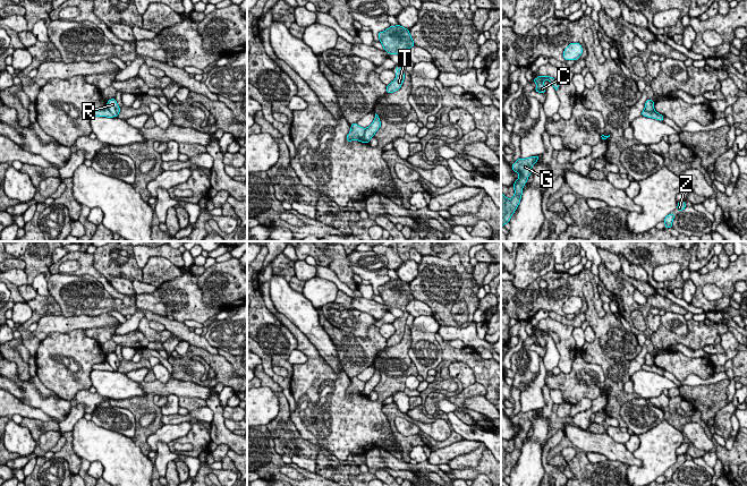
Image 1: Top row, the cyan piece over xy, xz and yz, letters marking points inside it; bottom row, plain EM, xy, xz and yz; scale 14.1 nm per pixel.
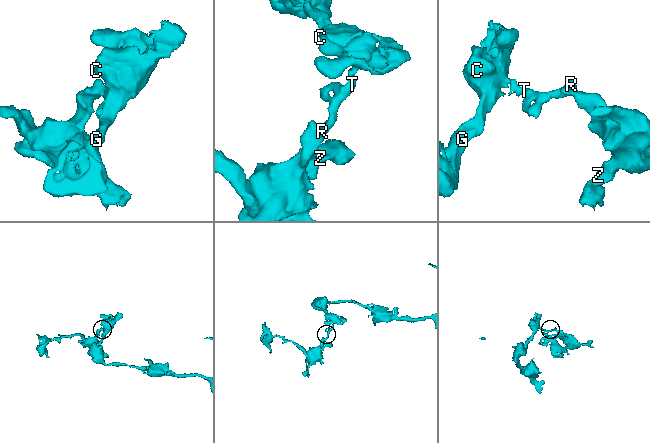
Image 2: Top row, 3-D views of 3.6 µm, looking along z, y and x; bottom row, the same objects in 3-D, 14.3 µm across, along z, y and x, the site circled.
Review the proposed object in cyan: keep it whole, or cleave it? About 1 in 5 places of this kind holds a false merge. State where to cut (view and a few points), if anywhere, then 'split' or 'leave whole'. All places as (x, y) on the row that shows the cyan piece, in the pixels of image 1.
cut xz (364, 129), (364, 138), (367, 142); split

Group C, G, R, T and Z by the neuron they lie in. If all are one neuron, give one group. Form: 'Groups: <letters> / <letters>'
Groups: C G R T / Z

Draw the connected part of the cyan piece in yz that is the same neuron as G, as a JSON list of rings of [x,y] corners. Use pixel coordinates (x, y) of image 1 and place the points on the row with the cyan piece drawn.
[[[538,155],[527,159],[520,157],[511,165],[512,171],[519,173],[519,178],[513,184],[515,195],[511,199],[501,193],[501,227],[510,222],[511,215],[517,210],[521,199],[523,187],[527,182],[532,173],[532,167],[537,162],[538,157]]]

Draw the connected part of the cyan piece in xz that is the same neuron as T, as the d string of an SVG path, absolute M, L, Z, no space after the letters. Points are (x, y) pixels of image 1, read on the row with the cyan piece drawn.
M396 66L396 79L390 83L389 85L387 85L387 94L388 93L393 93L396 91L398 91L402 83L404 83L404 78L405 78L405 73L401 73L400 69L404 68L402 66Z

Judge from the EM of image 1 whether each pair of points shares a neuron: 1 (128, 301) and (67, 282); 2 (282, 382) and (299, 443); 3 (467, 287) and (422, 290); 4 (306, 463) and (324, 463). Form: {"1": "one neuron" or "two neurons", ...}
{"1": "two neurons", "2": "two neurons", "3": "one neuron", "4": "two neurons"}

